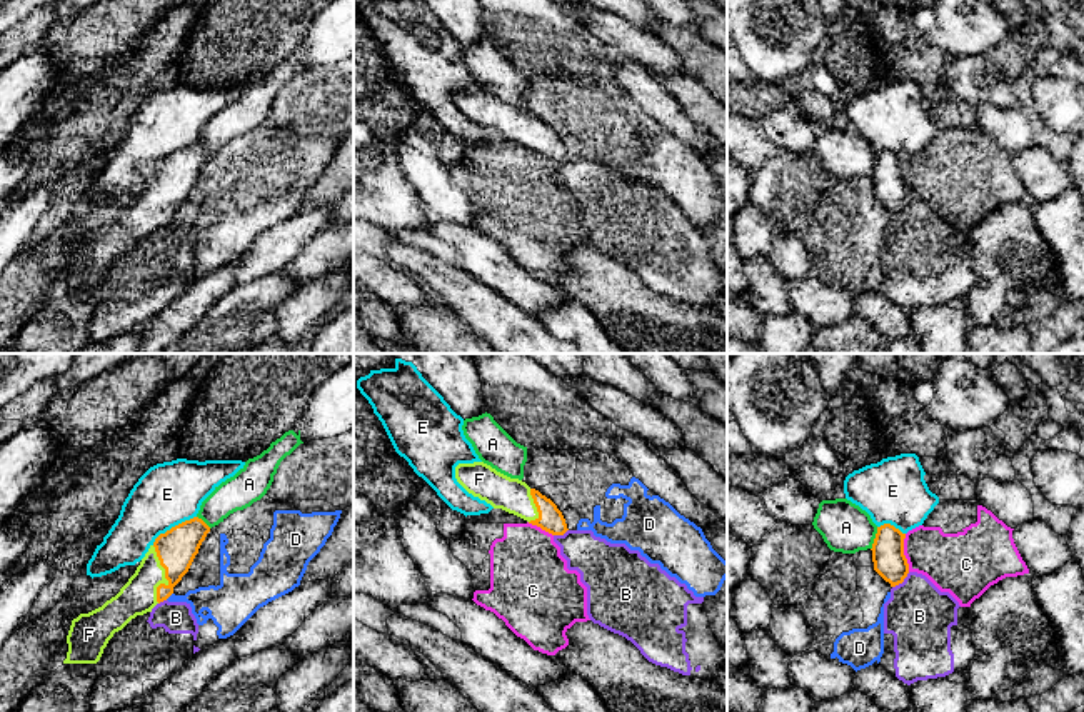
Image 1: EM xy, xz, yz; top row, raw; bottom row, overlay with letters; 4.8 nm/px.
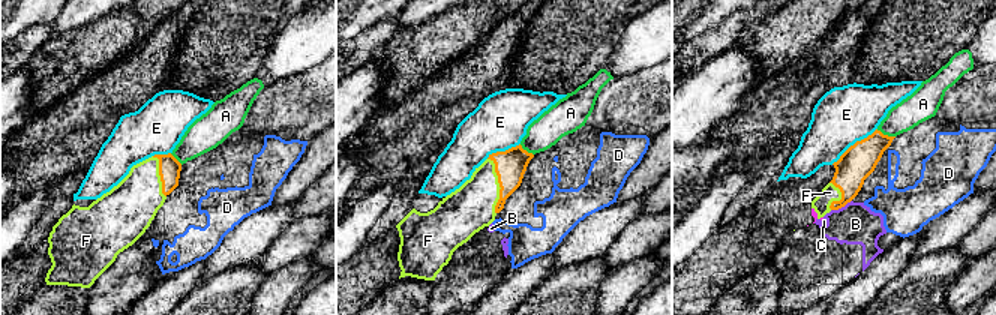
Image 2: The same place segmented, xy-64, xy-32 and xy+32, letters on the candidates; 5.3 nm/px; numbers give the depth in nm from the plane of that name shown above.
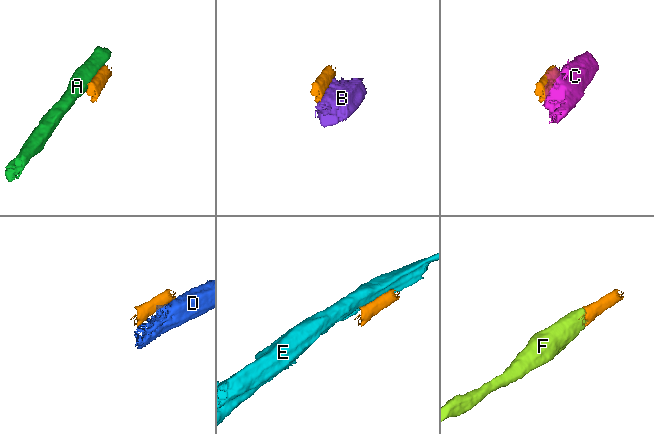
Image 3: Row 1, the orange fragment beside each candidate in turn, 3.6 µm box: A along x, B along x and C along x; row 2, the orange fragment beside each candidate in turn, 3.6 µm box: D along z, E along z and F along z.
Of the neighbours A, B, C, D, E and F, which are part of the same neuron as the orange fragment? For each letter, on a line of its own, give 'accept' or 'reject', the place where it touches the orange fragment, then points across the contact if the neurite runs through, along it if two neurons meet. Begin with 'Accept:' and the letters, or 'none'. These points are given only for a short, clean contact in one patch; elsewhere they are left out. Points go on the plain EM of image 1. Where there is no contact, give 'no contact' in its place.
Accept: F
A: reject; contact yz (874, 165)
B: reject; contact yz (901, 209)
C: reject; contact yz (903, 179)
D: reject; contact xy (169, 222)
E: reject; contact xy (172, 154)
F: accept; contact xy (165, 204); way xy (175, 175), (165, 189), (165, 204), (157, 204), (139, 222)

